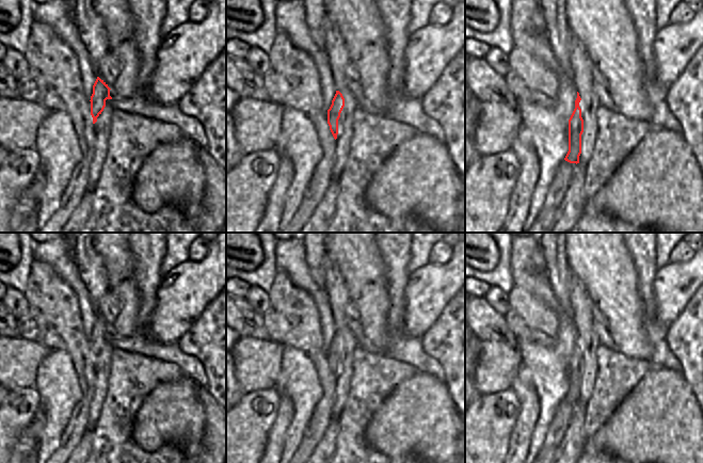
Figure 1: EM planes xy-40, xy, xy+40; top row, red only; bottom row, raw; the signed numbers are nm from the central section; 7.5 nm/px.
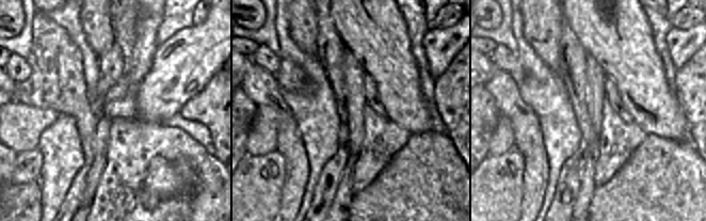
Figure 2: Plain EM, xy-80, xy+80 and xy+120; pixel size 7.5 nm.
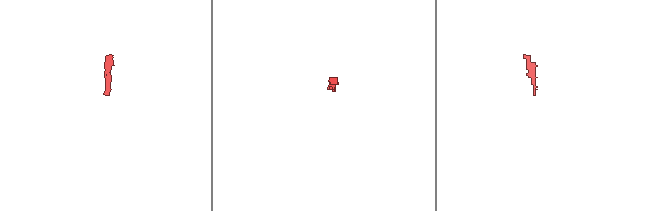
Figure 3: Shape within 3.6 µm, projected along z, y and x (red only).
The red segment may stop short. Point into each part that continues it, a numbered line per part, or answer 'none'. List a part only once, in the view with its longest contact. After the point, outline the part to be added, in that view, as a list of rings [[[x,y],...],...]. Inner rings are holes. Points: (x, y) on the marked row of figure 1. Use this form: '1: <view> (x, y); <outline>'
1: xy+40 (561, 180); [[[564,159],[560,162],[547,190],[543,207],[528,233],[547,232],[571,183],[571,177],[575,171],[575,166],[576,163],[570,163]]]

